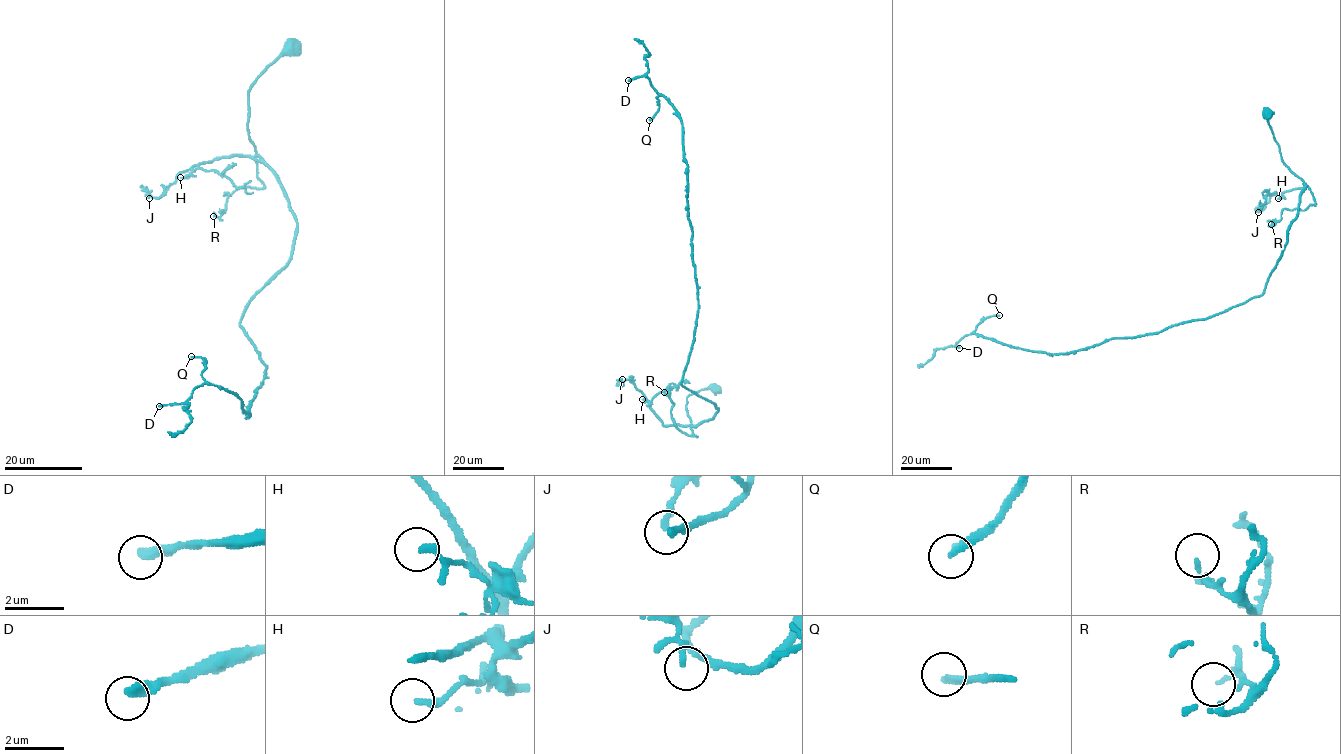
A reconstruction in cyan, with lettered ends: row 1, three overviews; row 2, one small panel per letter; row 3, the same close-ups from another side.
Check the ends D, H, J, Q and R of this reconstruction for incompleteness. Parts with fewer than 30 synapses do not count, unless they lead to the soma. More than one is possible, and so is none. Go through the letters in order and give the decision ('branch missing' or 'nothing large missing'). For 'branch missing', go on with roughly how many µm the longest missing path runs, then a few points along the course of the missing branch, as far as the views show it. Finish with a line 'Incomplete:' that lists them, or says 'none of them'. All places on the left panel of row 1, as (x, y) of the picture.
D: branch missing; missing 100 µm
H: nothing large missing
J: nothing large missing
Q: branch missing; missing 160 µm; course (191, 356), (145, 331), (169, 261), (169, 207), (143, 85), (81, 71), (105, 44), (150, 62)
R: nothing large missing
Incomplete: D, Q

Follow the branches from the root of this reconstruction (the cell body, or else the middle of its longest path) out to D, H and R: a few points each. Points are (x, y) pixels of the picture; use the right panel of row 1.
D: (1267, 114), (1282, 161), (1305, 190), (1261, 295), (1070, 352), (975, 333), (959, 348)
H: (1267, 114), (1282, 162), (1305, 185), (1283, 192), (1278, 198)
R: (1267, 114), (1282, 162), (1308, 187), (1315, 203), (1303, 210), (1284, 208), (1281, 219), (1271, 224)

